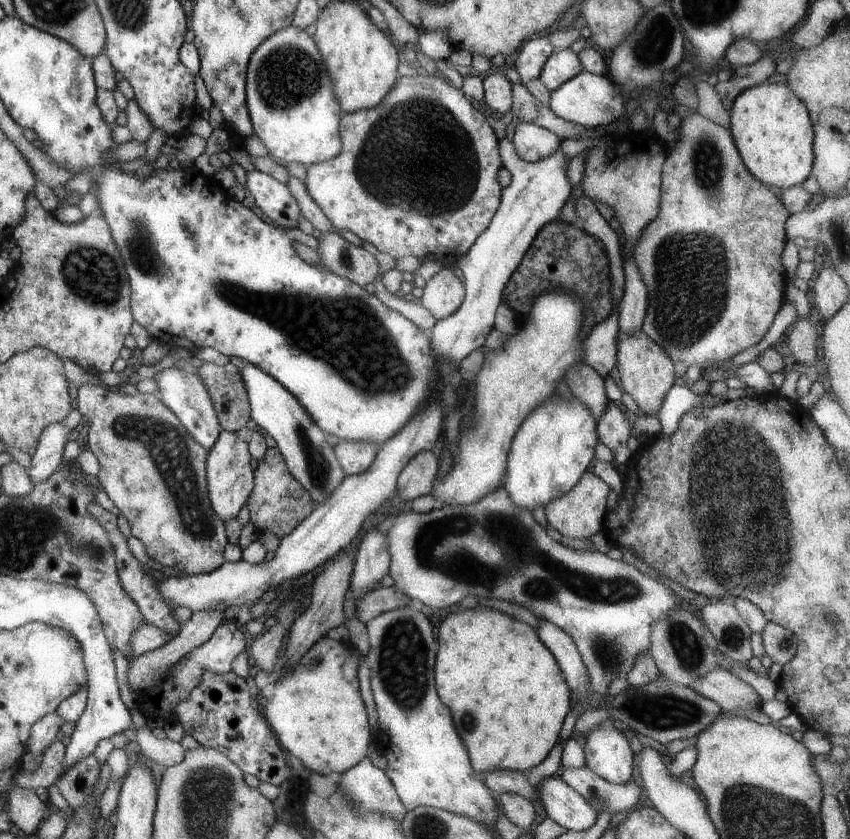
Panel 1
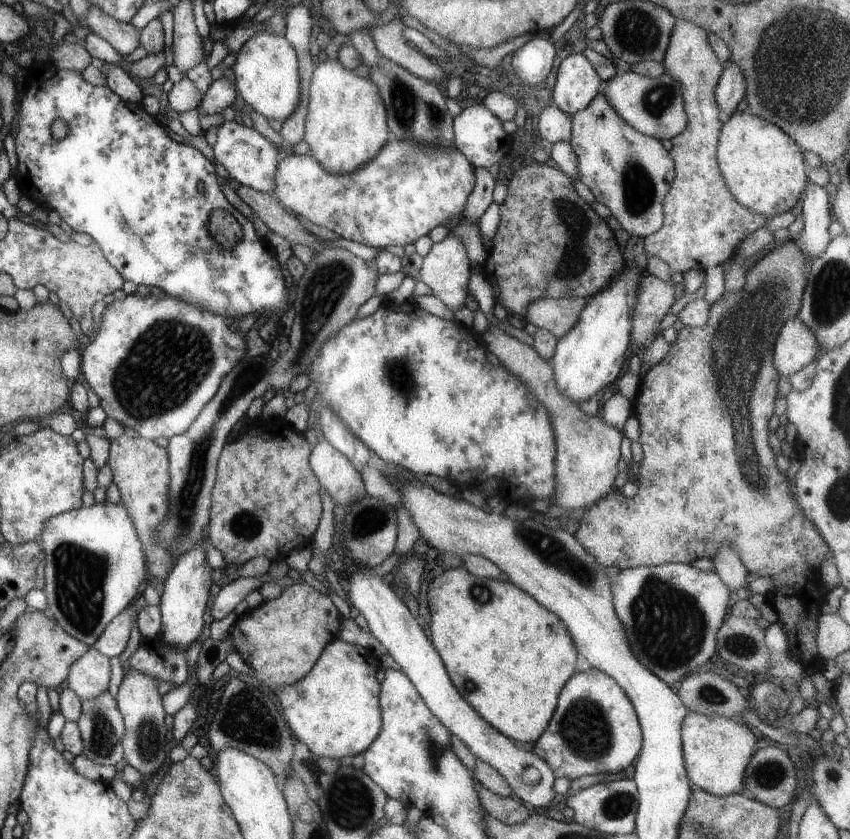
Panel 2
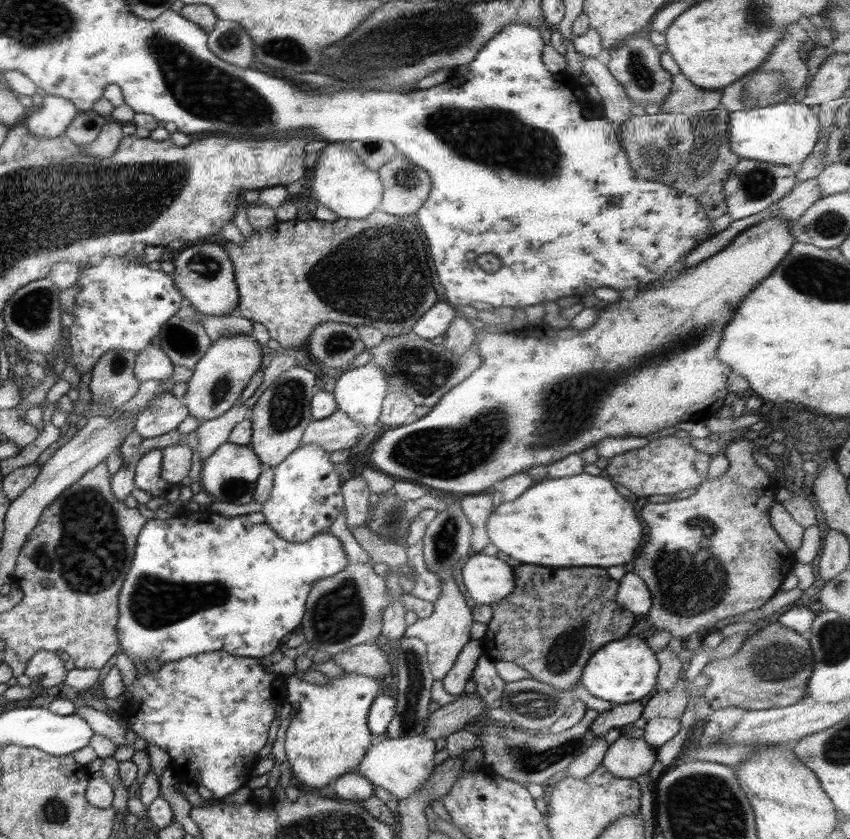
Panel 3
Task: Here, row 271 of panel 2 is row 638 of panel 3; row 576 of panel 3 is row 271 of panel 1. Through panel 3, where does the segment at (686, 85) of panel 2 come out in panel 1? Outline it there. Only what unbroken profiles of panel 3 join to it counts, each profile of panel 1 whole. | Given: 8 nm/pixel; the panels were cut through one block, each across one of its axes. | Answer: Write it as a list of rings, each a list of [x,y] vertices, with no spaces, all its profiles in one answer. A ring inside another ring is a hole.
[[[691,113],[680,121],[676,143],[667,148],[665,160],[660,172],[660,205],[655,220],[641,231],[637,246],[633,248],[634,263],[640,272],[641,280],[647,291],[647,306],[640,329],[667,353],[674,364],[680,360],[686,366],[697,363],[701,370],[711,365],[717,366],[732,356],[757,344],[771,326],[771,321],[783,304],[784,286],[787,281],[784,266],[780,261],[783,245],[786,243],[784,231],[785,219],[789,216],[779,198],[769,191],[766,184],[756,179],[745,168],[733,142],[729,129],[707,120],[699,113]]]

